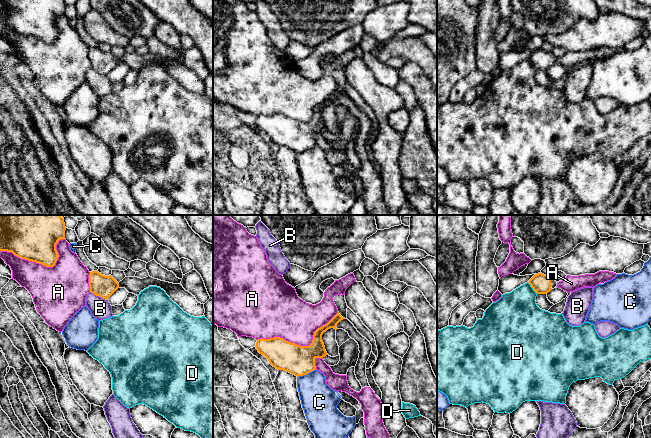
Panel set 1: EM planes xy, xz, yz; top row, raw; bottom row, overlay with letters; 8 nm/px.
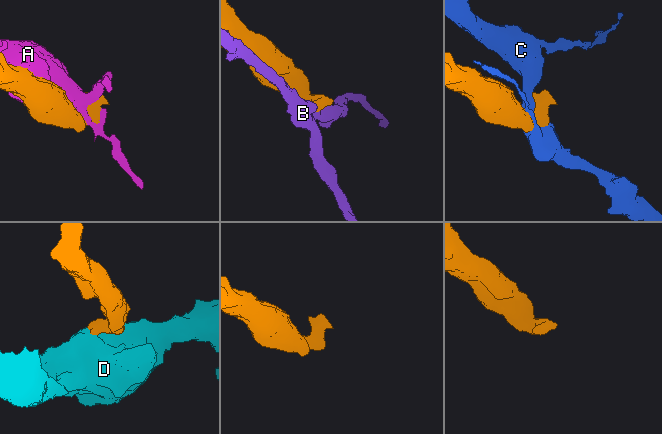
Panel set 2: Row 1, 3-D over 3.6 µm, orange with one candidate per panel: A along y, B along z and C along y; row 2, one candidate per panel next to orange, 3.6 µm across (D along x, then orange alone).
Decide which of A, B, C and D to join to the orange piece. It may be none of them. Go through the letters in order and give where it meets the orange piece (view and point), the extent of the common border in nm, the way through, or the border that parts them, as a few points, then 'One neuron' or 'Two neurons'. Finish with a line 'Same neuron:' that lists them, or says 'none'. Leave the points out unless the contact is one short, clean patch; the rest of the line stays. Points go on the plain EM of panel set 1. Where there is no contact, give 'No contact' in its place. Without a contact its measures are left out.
A: Touches orange at xz (301, 122). Shared border 700 nm. Two neurons
B: Touches orange at xy (98, 71). Shared border 150 nm. Two neurons
C: Touches orange at xz (306, 150). Shared border 170 nm. Two neurons
D: Touches orange at yz (532, 63). Shared border 130 nm. Boundary: yz (527, 58), (537, 69). Two neurons
Same neuron: none

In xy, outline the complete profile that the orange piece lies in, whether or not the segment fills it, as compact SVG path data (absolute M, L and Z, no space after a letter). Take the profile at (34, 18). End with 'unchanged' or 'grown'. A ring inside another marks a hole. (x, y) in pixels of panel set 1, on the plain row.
M0 0L0 27L53 43L59 33L56 20L65 15L65 0Z; unchanged

